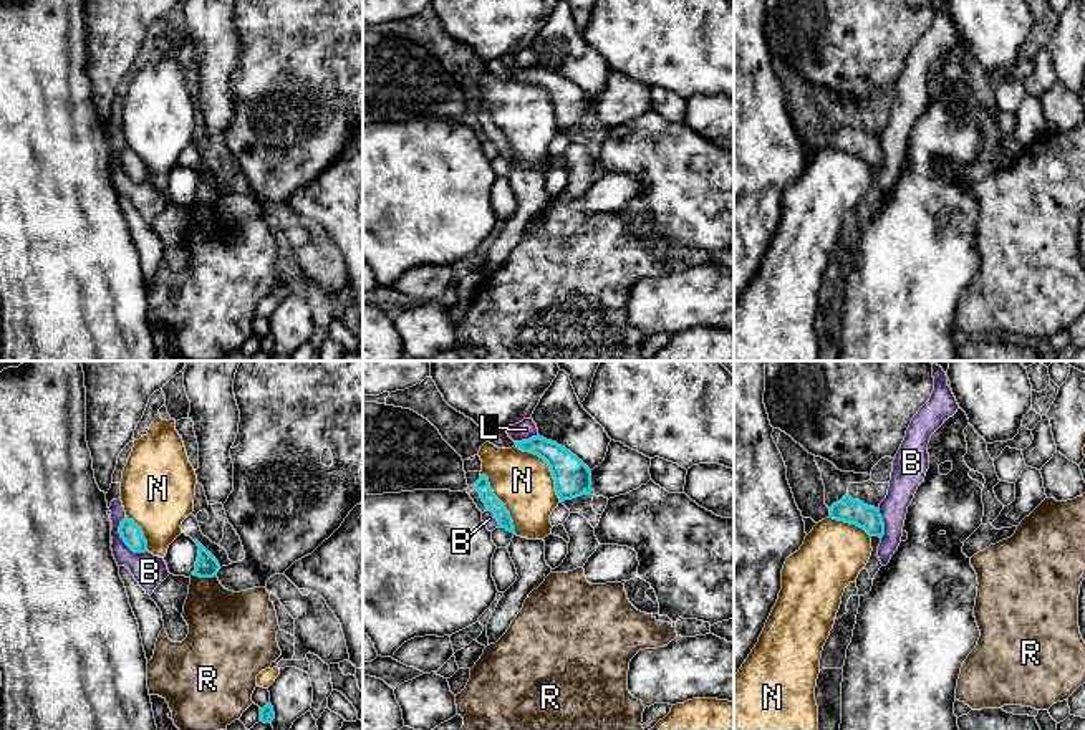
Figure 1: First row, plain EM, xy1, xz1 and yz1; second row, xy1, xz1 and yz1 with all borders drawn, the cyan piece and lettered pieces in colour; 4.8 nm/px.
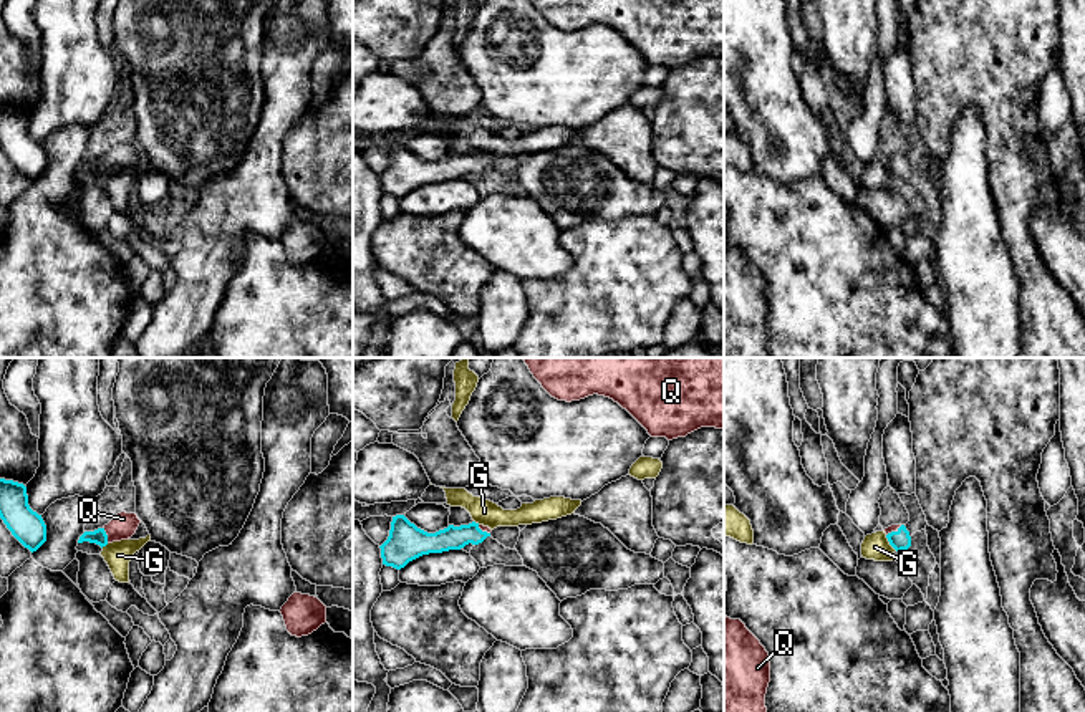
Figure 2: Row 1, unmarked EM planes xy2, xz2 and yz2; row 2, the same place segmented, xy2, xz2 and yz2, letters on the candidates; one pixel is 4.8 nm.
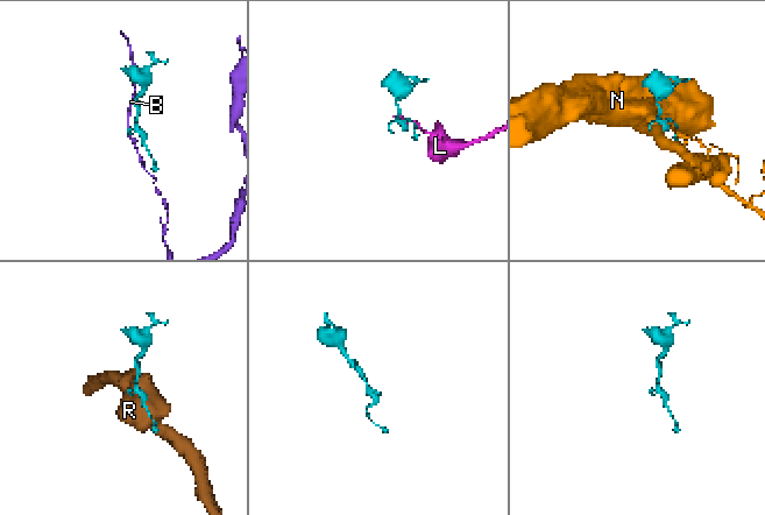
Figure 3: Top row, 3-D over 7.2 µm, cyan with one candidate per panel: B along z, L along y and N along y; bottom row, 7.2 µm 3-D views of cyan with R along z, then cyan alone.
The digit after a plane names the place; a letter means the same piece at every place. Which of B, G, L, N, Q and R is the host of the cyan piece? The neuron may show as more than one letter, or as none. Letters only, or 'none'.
Q

